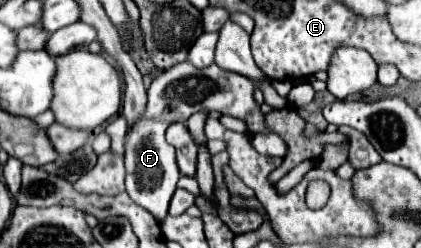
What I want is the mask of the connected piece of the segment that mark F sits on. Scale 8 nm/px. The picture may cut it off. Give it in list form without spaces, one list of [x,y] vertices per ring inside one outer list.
[[[184,61],[162,71],[148,87],[148,103],[140,119],[142,125],[134,125],[126,133],[124,163],[126,163],[126,193],[130,195],[130,199],[142,205],[146,211],[150,211],[158,221],[162,221],[168,215],[168,203],[176,191],[180,171],[176,165],[174,147],[166,143],[164,131],[168,125],[176,121],[188,121],[190,115],[208,109],[208,111],[220,111],[222,115],[244,119],[248,125],[248,133],[268,133],[264,125],[264,115],[256,105],[252,91],[254,91],[252,81],[248,83],[246,77],[228,73],[220,69],[216,63],[204,69],[196,69],[194,65]]]

